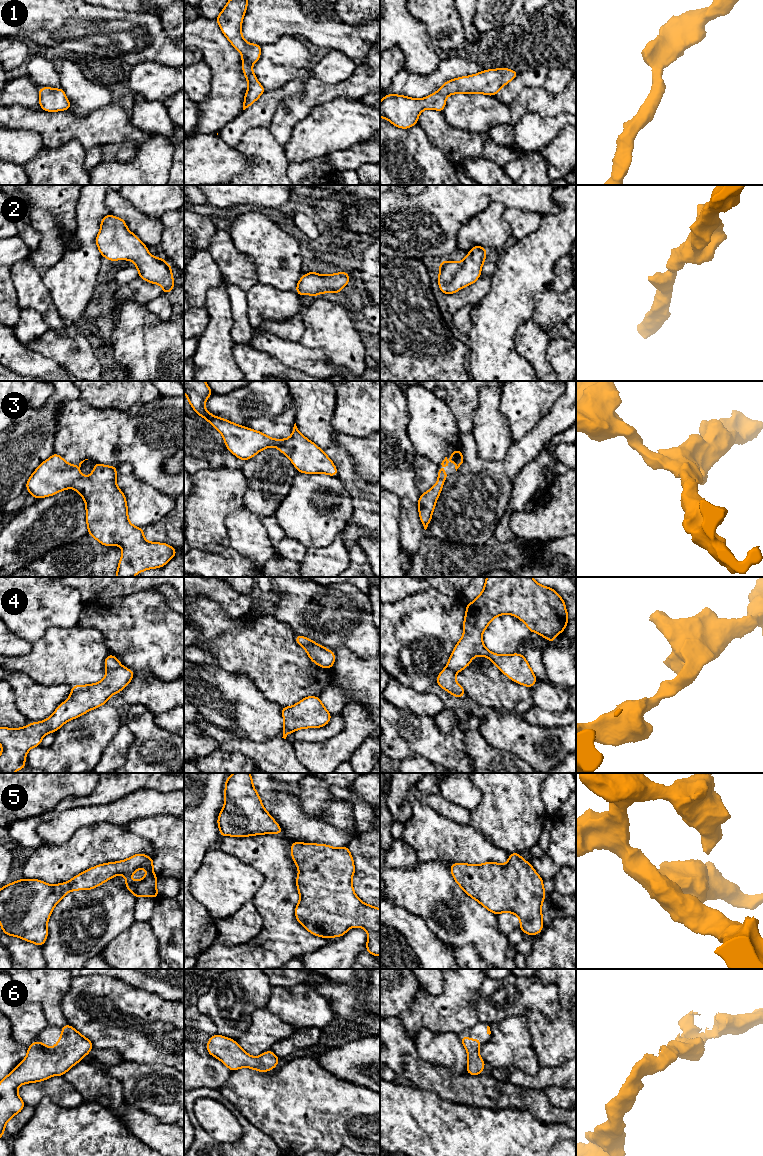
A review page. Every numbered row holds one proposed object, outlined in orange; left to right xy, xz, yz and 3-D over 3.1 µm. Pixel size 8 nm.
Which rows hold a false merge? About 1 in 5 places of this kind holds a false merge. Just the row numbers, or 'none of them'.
none of them

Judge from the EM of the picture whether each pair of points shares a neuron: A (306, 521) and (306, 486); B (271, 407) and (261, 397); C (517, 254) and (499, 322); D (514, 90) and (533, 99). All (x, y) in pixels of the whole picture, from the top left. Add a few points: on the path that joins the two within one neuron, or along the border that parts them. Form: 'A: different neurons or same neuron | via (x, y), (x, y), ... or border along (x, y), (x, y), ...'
A: same neuron | via (306, 512), (306, 495)
B: same neuron | via (269, 405), (263, 399)
C: same neuron | via (517, 271), (517, 278), (513, 284), (508, 305)
D: different neurons | border along (541, 86), (525, 87), (509, 104)

